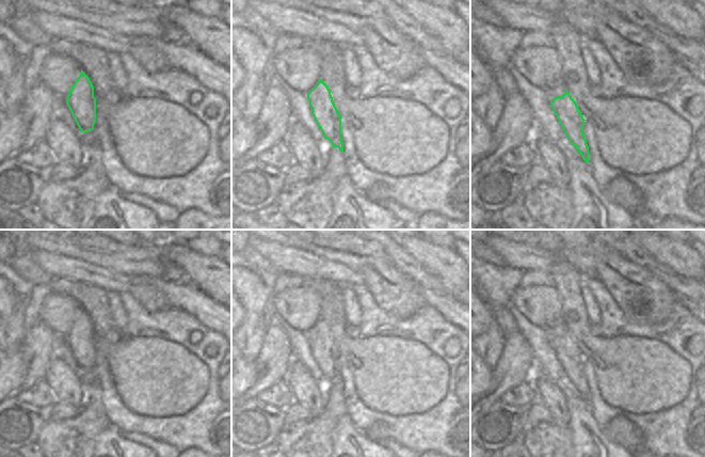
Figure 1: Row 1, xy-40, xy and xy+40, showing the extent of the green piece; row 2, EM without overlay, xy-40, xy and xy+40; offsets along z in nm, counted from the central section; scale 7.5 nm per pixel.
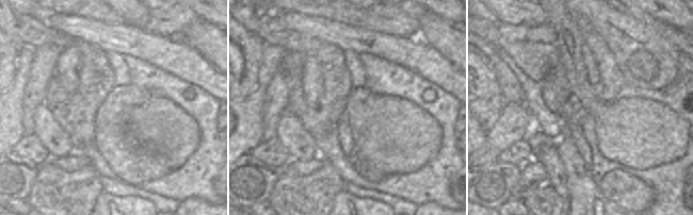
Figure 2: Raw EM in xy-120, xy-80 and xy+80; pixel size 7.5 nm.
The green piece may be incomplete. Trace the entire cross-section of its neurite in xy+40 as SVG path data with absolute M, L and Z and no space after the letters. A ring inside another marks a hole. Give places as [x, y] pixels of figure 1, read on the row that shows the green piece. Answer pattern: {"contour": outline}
{"contour": "M565 89L562 96L558 96L550 101L550 106L565 133L570 143L576 147L582 159L589 163L589 146L582 131L584 119L574 100Z"}

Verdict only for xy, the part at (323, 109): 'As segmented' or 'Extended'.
As segmented.

